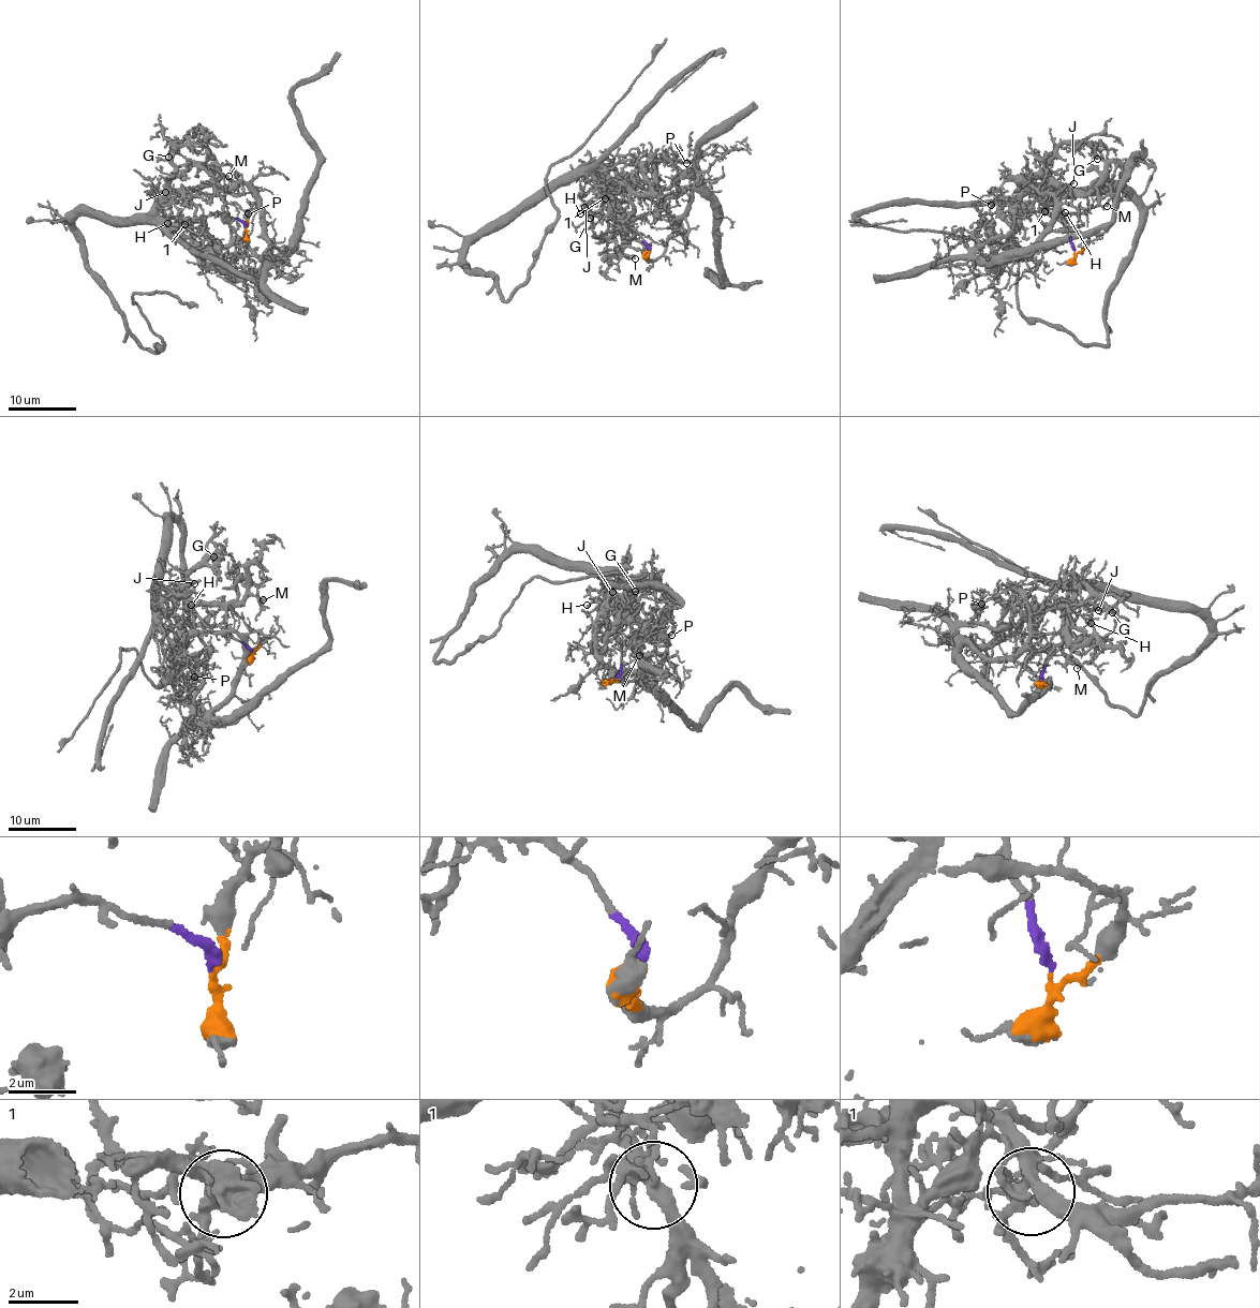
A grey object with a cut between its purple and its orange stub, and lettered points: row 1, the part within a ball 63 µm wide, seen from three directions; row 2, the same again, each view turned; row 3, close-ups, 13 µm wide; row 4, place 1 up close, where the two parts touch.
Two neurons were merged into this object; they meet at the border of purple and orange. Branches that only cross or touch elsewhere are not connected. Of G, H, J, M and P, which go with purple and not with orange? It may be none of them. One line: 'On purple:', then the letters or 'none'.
On purple: G, H, J, M

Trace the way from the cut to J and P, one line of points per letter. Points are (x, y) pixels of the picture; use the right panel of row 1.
J: (1073, 250), (1066, 221), (1047, 212), (1040, 197), (1049, 198), (1060, 188), (1073, 182)
P: (1073, 251), (1083, 248), (1087, 236), (1055, 228), (1056, 205), (1052, 195), (1007, 180), (993, 193), (991, 205)

